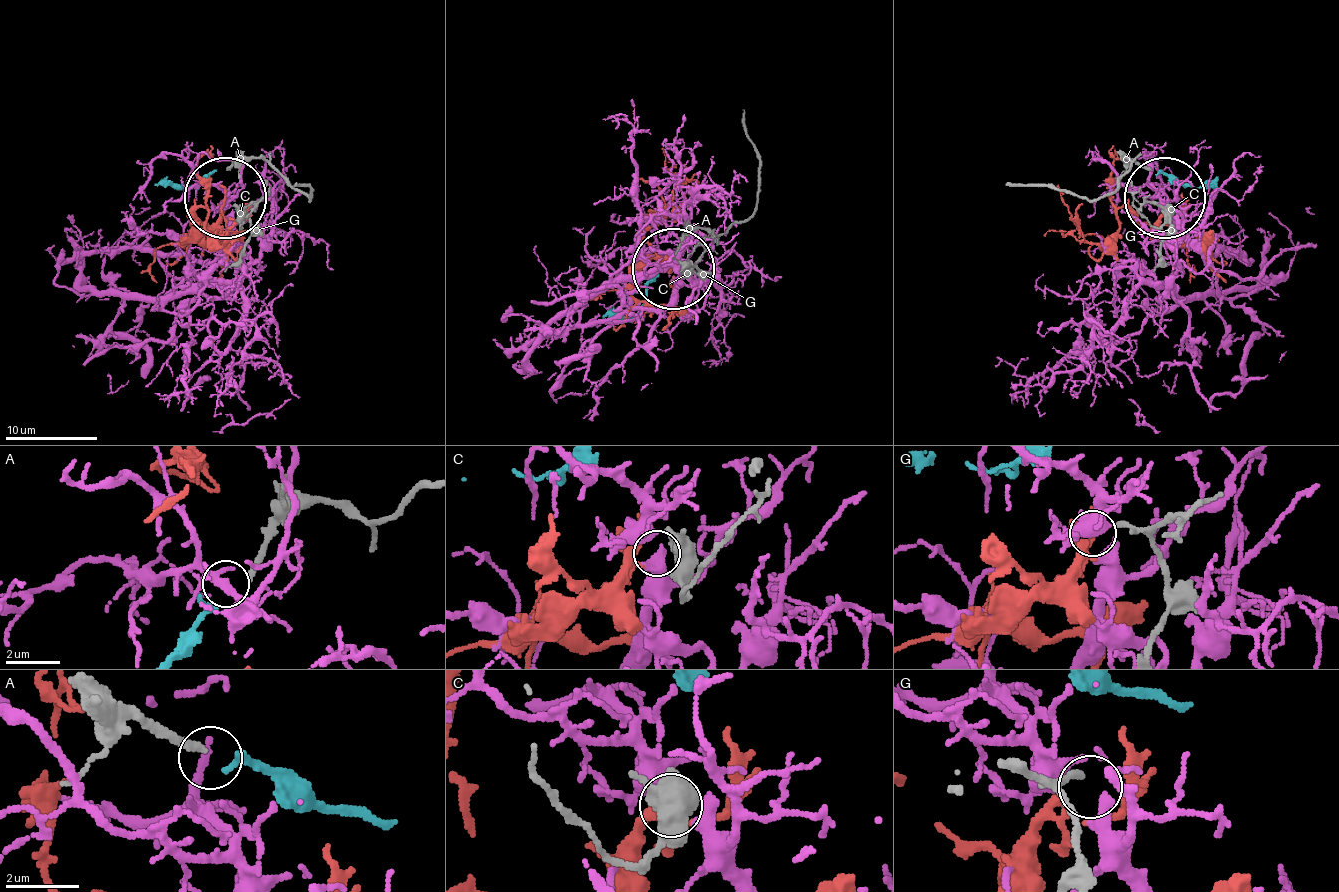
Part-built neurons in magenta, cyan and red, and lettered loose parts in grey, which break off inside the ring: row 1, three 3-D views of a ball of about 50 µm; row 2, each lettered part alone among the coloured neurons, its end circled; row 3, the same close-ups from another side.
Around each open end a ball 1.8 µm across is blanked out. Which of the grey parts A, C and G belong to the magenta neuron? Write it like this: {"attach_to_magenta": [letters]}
{"attach_to_magenta": []}

